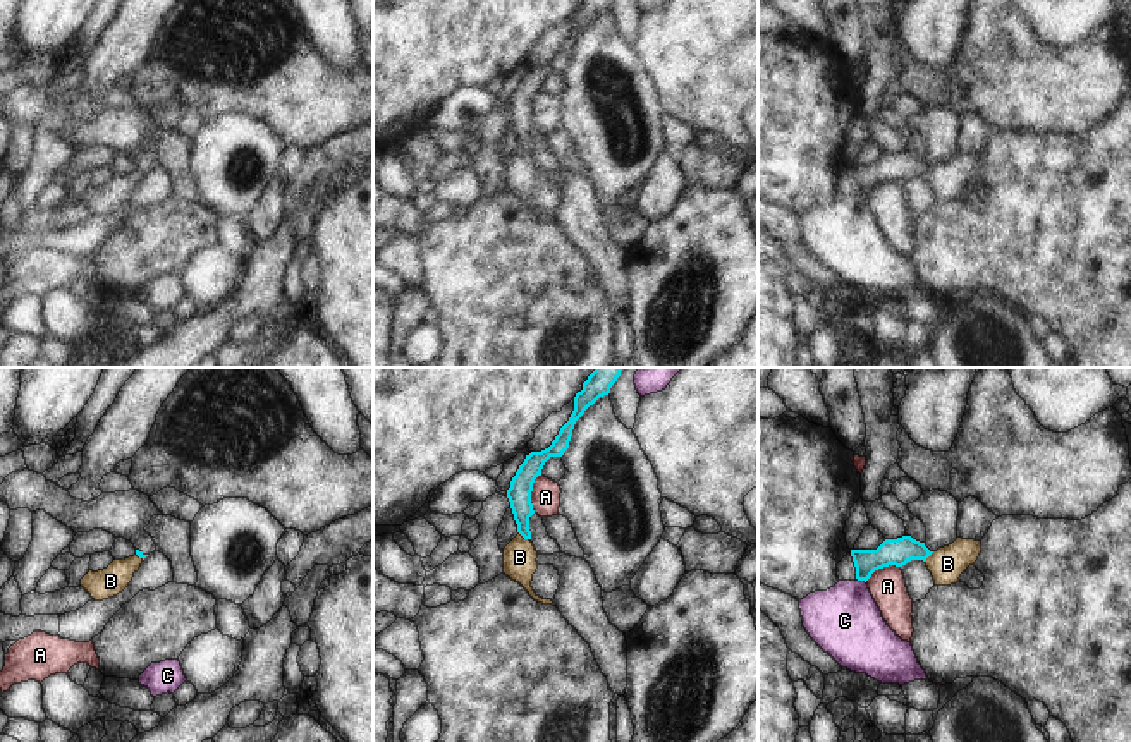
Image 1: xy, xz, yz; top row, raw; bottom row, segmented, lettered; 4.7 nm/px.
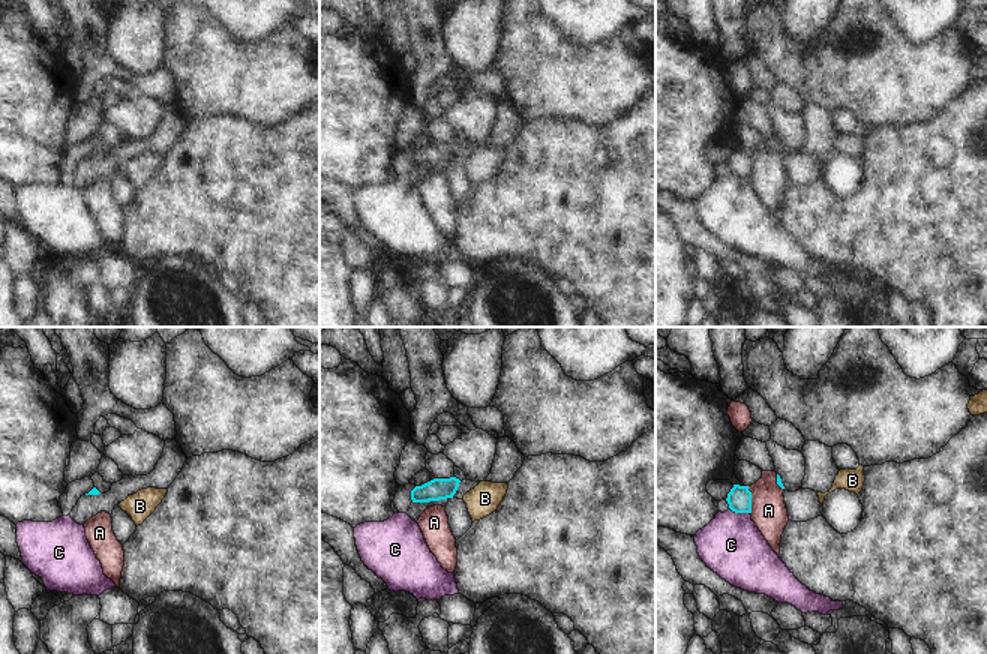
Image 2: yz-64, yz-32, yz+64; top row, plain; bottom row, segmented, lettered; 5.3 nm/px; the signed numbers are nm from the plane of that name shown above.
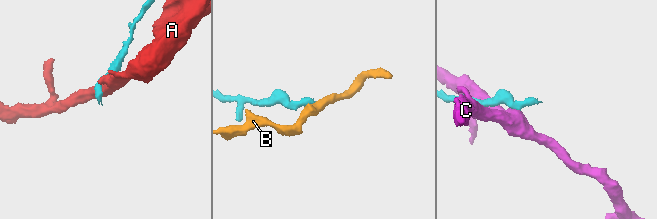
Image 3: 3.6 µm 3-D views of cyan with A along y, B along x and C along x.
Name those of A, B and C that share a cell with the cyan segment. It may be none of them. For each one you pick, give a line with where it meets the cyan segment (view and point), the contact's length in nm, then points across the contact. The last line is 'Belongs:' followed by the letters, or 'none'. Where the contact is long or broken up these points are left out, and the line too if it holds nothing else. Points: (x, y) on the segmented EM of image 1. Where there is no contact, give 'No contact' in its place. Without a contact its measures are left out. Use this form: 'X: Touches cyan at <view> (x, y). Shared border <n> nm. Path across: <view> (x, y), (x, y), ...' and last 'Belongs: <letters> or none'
Belongs: none.

